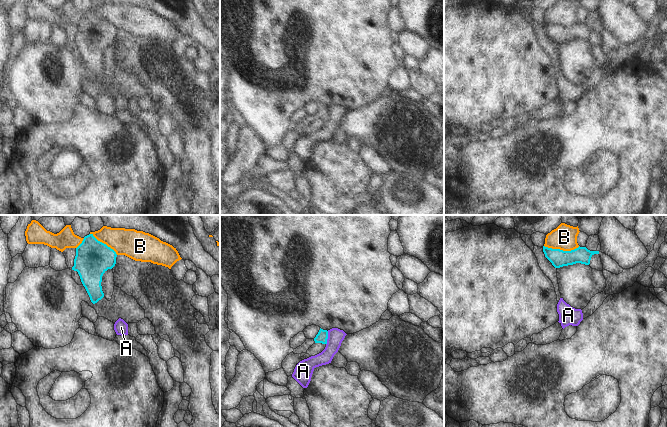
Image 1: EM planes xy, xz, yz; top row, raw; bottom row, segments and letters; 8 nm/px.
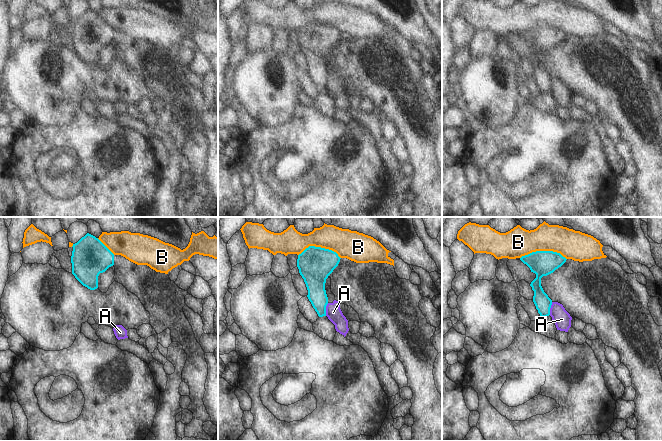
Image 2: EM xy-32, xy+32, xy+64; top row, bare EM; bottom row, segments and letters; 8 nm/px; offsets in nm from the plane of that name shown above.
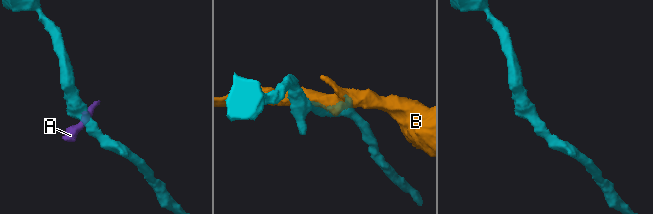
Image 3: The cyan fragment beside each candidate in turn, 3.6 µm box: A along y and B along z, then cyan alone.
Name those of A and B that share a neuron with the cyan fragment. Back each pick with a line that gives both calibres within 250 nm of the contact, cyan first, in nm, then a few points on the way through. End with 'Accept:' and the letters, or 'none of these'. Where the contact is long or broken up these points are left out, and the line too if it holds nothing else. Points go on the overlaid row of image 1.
Accept: none of these

